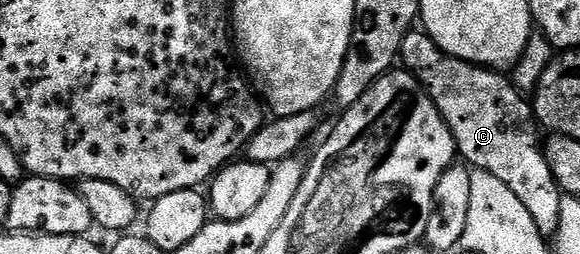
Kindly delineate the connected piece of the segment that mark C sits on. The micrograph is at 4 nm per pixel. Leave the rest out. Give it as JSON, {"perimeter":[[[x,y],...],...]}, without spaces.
{"perimeter":[[[421,29],[407,32],[399,59],[404,70],[418,79],[439,109],[457,143],[458,156],[470,168],[499,177],[523,201],[539,233],[556,236],[561,224],[563,192],[545,160],[542,140],[537,140],[539,124],[532,102],[508,78],[505,80],[502,72],[456,59]]]}

